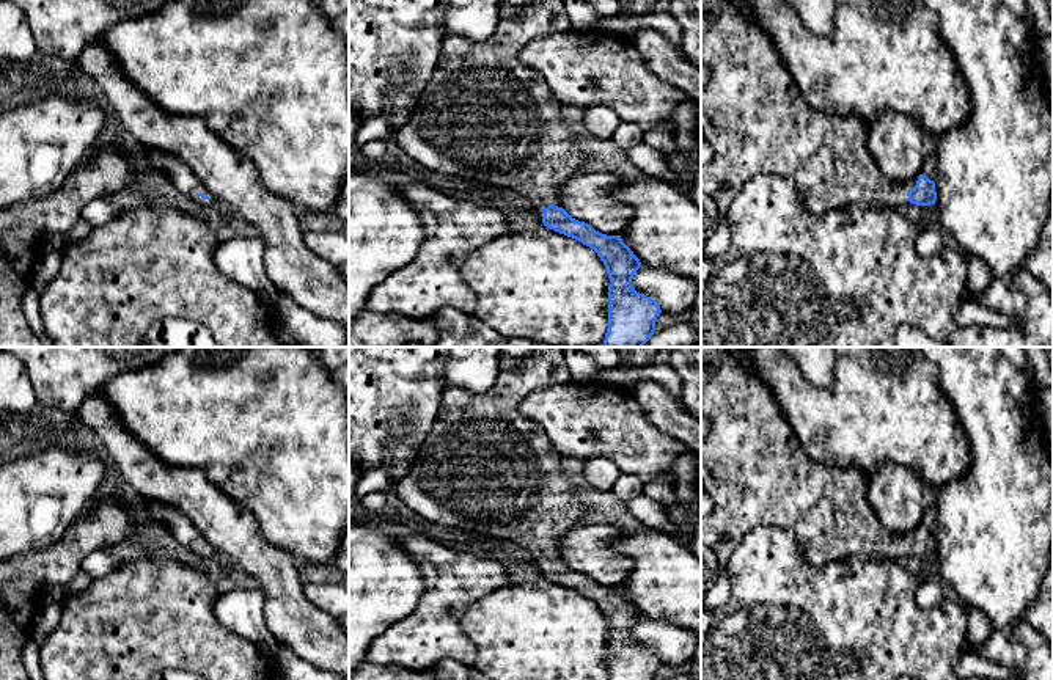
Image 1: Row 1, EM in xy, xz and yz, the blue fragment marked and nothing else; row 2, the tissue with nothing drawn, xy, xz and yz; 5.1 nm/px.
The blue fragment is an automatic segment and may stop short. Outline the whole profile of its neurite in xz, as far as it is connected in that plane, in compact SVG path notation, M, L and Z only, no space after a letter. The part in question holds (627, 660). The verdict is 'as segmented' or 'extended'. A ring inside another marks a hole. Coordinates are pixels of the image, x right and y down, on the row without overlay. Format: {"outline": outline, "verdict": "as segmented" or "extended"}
{"outline": "M550 347L533 353L512 369L500 371L497 383L481 394L457 386L446 386L437 419L421 443L418 457L407 474L393 487L391 496L413 517L435 525L475 531L498 540L509 540L531 554L544 578L572 589L597 605L611 636L608 638L608 680L655 680L659 655L632 639L632 630L641 619L640 611L622 594L621 587L607 587L591 576L572 570L561 559L561 537L585 514L577 498L577 482L563 470L563 455L555 449L549 435L519 413L520 402L538 389L572 382L564 350Z", "verdict": "extended"}

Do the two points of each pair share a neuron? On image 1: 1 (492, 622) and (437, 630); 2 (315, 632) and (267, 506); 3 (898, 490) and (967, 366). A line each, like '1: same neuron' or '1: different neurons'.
1: different neurons
2: different neurons
3: different neurons

